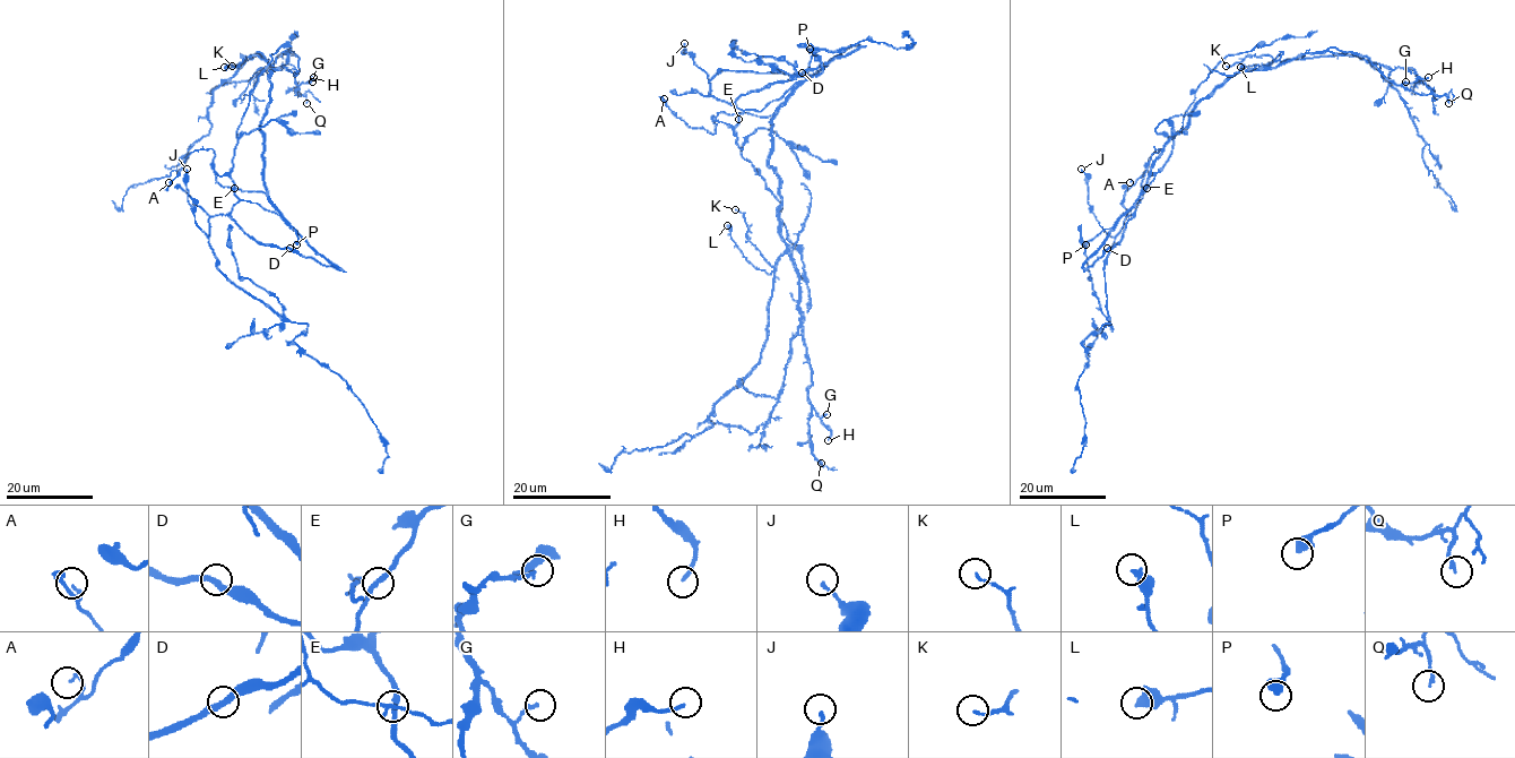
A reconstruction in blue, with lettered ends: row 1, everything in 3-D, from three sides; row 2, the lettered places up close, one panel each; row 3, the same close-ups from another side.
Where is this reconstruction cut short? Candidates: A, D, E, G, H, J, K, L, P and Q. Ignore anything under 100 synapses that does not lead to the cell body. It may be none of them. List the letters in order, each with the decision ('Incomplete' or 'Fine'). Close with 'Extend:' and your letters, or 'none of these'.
A: Fine
D: Fine
E: Fine
G: Fine
H: Fine
J: Fine
K: Fine
L: Fine
P: Fine
Q: Fine
Extend: none of these

